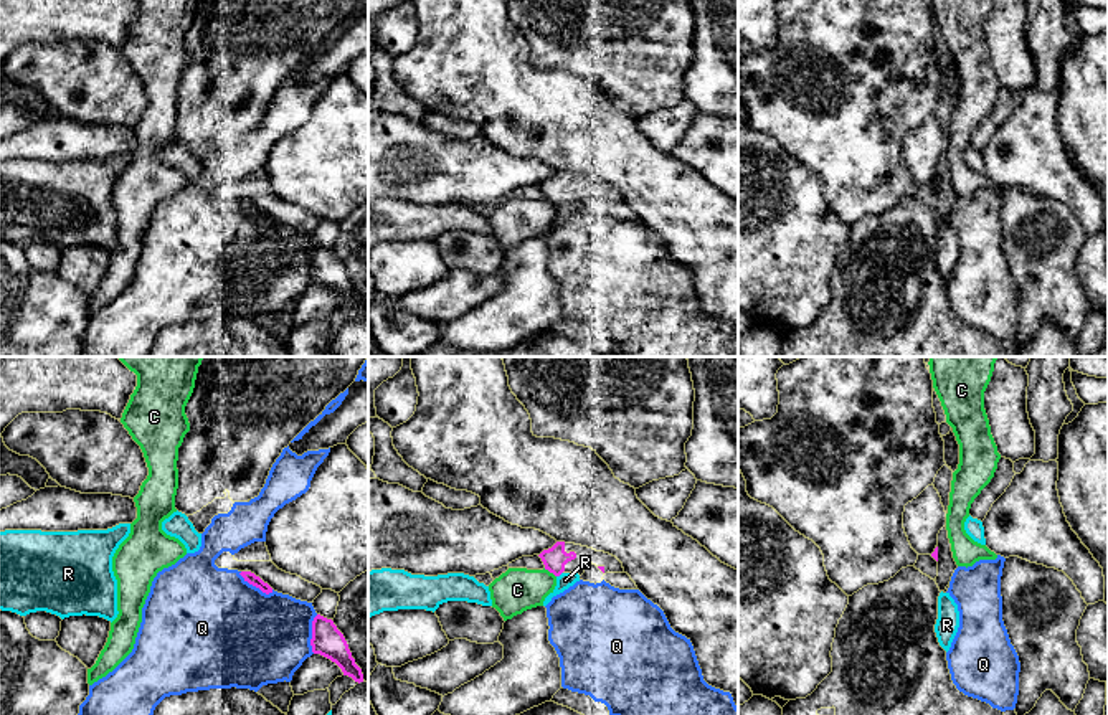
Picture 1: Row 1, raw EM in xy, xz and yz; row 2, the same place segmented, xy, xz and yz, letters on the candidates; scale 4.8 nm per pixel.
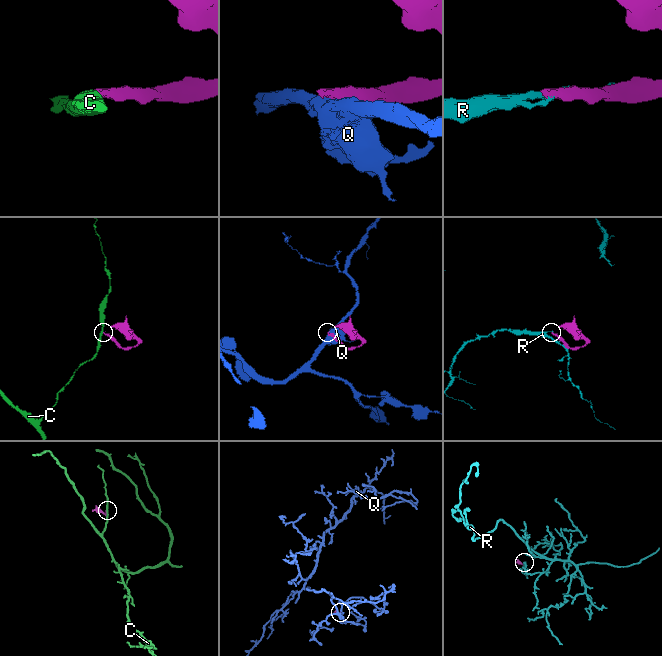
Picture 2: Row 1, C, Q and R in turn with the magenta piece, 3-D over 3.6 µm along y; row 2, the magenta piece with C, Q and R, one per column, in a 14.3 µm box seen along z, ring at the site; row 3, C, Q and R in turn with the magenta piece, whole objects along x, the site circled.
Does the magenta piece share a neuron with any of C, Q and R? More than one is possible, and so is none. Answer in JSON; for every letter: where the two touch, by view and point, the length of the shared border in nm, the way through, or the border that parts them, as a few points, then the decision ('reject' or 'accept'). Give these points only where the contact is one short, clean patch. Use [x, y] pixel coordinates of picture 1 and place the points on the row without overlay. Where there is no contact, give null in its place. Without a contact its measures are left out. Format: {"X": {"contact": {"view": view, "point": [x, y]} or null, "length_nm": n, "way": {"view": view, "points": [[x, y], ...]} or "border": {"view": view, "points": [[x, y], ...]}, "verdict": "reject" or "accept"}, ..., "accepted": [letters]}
{"C": {"contact": {"view": "xz", "point": [550, 202]}, "length_nm": 80, "border": {"view": "xz", "points": [[544, 198], [555, 207]]}, "verdict": "reject"}, "Q": {"contact": {"view": "xy", "point": [256, 217]}, "length_nm": 200, "verdict": "reject"}, "R": {"contact": {"view": "xz", "point": [558, 205]}, "length_nm": 40, "verdict": "reject"}, "accepted": []}

